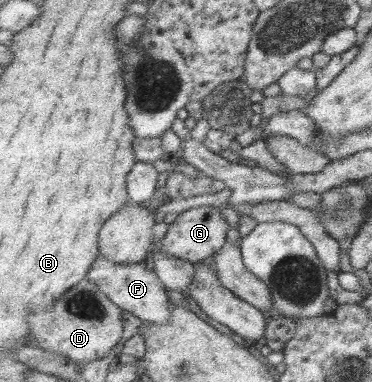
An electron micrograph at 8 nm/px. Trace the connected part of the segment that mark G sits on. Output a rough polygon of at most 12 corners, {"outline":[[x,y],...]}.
{"outline":[[221,207],[180,214],[158,244],[162,255],[211,261],[227,243]]}

